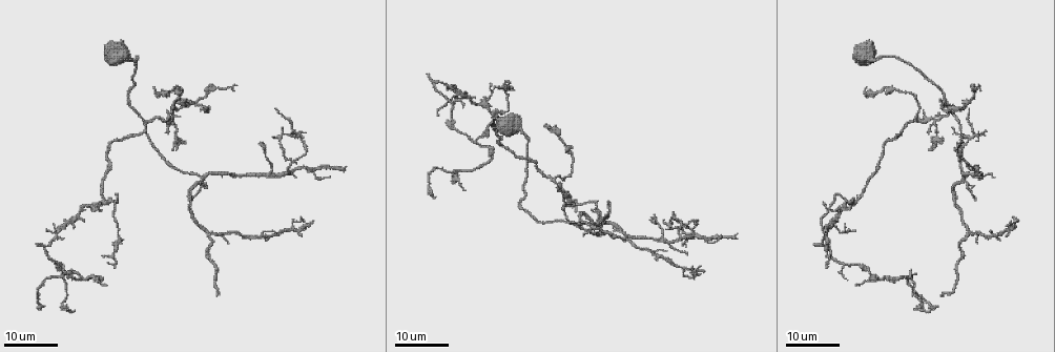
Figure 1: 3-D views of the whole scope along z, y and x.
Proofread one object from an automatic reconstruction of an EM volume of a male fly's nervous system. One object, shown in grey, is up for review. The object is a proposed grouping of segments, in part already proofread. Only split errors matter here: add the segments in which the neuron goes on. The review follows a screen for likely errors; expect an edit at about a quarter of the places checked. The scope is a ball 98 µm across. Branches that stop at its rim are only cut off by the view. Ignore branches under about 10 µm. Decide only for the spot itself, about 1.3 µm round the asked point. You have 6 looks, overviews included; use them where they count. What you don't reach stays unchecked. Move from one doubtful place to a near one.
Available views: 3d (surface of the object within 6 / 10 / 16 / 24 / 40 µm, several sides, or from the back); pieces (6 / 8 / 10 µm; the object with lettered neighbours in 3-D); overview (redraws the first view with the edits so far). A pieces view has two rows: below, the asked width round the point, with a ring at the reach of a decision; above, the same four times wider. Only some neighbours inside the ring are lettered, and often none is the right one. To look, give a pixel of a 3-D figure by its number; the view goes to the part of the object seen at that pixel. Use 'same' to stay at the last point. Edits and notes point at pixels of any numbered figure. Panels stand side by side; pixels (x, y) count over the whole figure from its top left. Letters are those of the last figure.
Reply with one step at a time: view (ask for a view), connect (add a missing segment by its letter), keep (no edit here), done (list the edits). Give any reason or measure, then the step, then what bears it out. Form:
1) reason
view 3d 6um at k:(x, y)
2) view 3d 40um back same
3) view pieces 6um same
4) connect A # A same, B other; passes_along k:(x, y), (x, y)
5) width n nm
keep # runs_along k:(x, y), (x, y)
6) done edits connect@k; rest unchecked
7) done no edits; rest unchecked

thin end
view 3d 16um at 1:(558, 187)

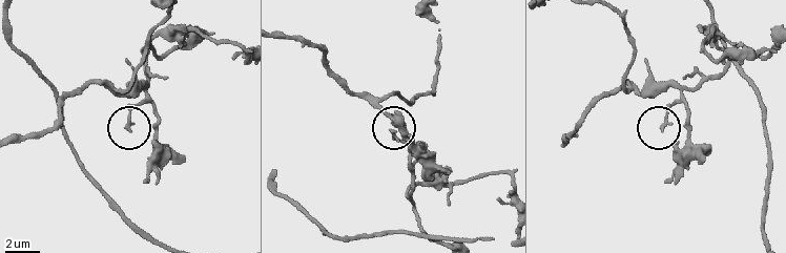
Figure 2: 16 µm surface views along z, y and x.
view 3d 10um at 2:(126, 129)

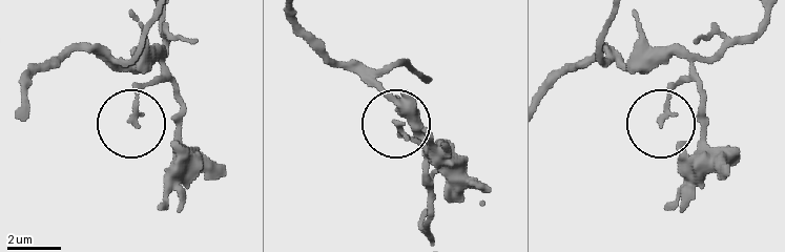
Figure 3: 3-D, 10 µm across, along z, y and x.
view pieces 8um at 3:(663, 120)

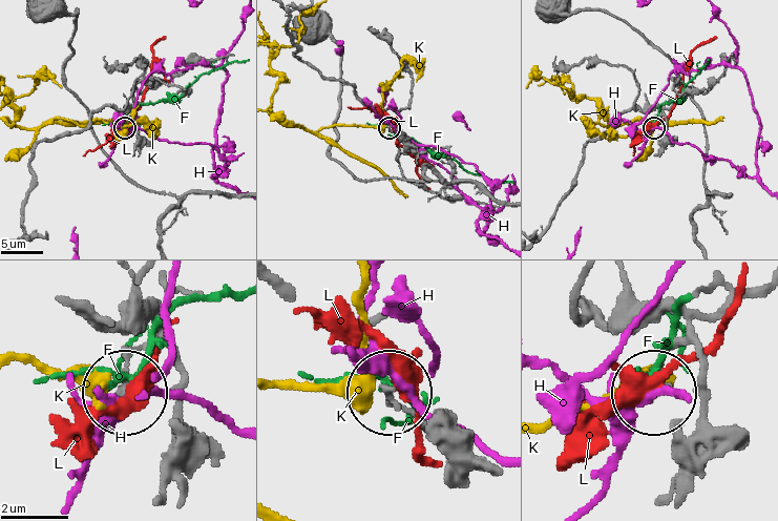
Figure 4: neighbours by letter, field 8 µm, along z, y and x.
width 190 nm
keep # F other, H other, K other, L other; none of them fits

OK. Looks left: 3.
branch stops here
view 3d 16um at 1:(965, 108)

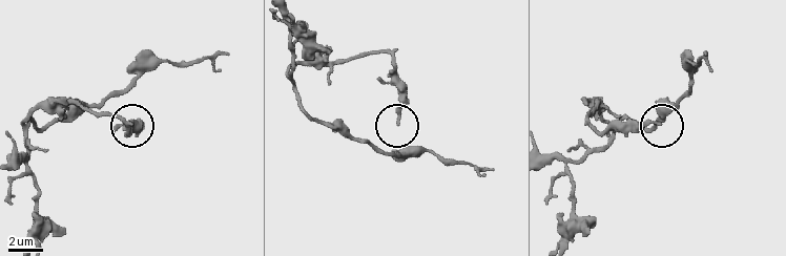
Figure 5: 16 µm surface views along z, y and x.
see the neighbours
view pieces 8um at 5:(398, 123)

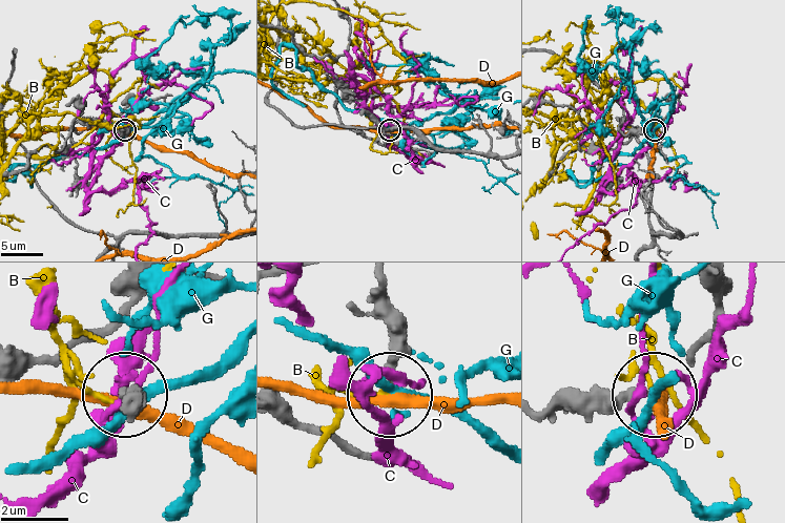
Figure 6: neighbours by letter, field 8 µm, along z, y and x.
width 180 nm
keep # B other, C other, D other, G other; runs_along 6:(381, 281), (391, 390); no lettered segment goes on from it

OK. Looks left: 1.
done no edits; rest unchecked

